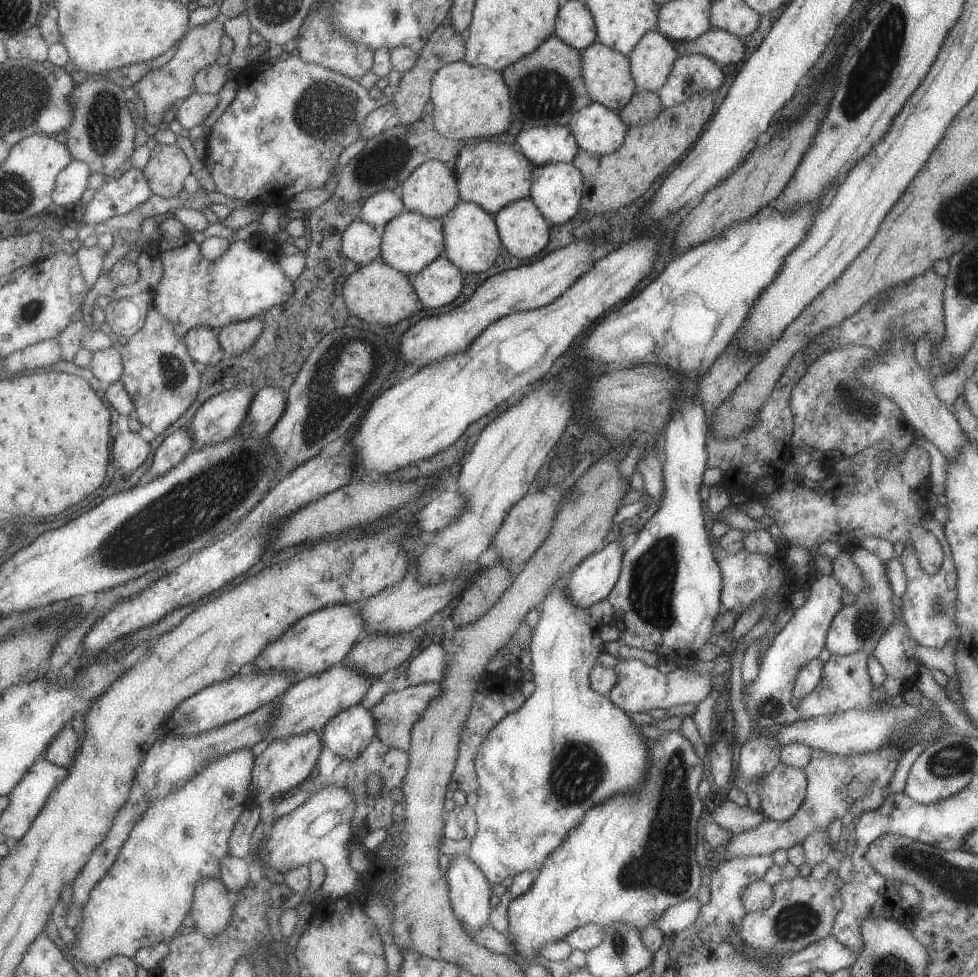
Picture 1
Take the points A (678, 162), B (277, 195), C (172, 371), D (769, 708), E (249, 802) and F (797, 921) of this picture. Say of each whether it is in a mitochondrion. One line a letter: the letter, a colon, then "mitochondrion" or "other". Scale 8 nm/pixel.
A: other
B: other
C: mitochondrion
D: mitochondrion
E: other
F: mitochondrion

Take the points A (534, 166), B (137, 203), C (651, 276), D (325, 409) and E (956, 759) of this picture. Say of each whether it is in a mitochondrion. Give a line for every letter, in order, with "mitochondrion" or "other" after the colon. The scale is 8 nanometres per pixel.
A: other
B: other
C: other
D: mitochondrion
E: mitochondrion

